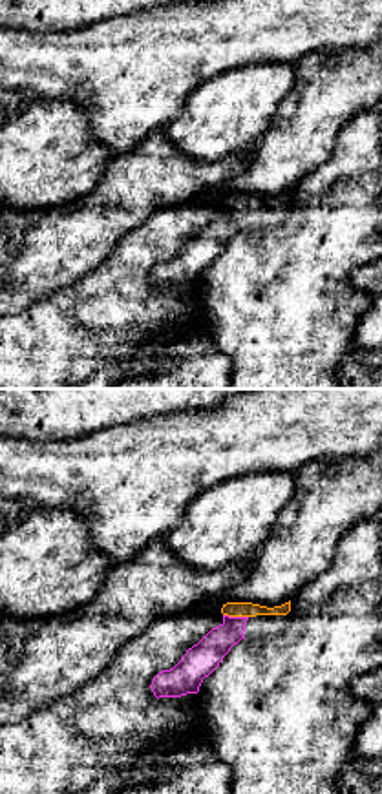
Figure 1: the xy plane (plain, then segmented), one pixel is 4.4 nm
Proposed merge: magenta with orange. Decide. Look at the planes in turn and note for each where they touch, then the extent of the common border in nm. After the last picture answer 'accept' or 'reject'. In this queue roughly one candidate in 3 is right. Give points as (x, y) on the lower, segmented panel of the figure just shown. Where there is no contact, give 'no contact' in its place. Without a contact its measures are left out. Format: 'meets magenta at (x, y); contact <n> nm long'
meets magenta at (236, 617); contact 110 nm long

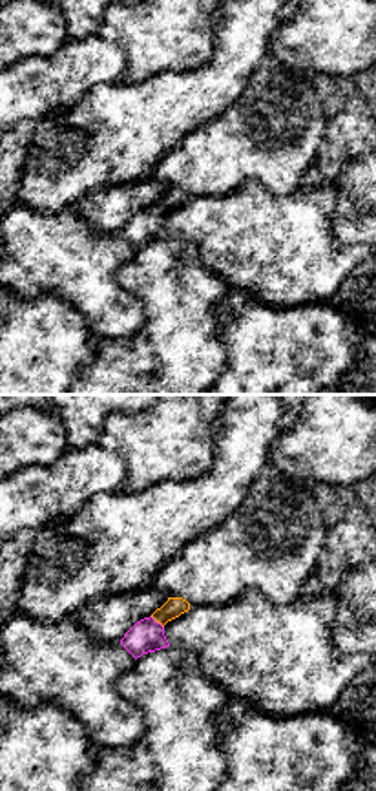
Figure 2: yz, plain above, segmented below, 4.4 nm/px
meets magenta at (156, 622); contact 80 nm long

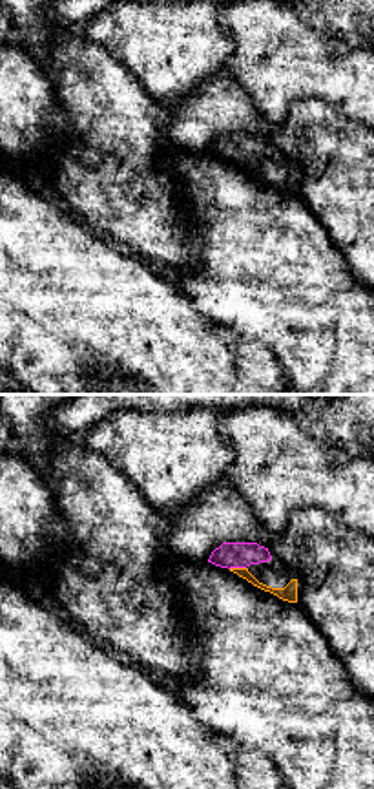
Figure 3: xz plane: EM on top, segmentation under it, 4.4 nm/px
meets magenta at (236, 567); contact 80 nm long

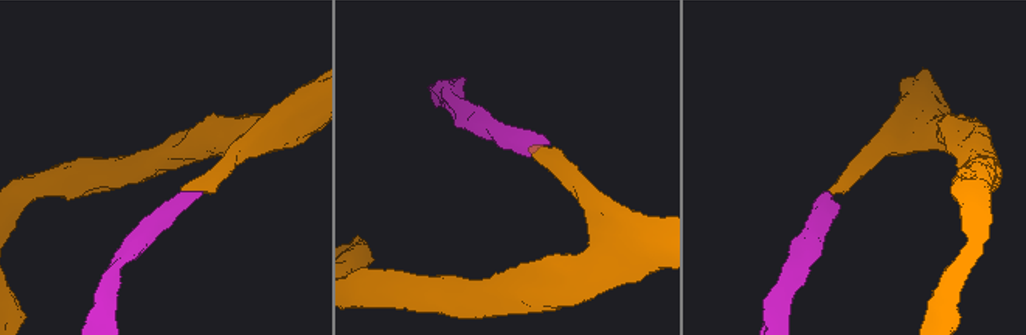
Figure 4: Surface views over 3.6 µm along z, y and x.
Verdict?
accept

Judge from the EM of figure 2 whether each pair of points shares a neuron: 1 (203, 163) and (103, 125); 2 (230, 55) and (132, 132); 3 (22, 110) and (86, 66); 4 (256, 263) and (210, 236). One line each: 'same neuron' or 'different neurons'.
1: different neurons
2: same neuron
3: same neuron
4: same neuron

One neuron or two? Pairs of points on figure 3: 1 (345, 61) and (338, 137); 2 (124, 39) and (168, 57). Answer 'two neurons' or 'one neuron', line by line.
1: two neurons
2: one neuron

